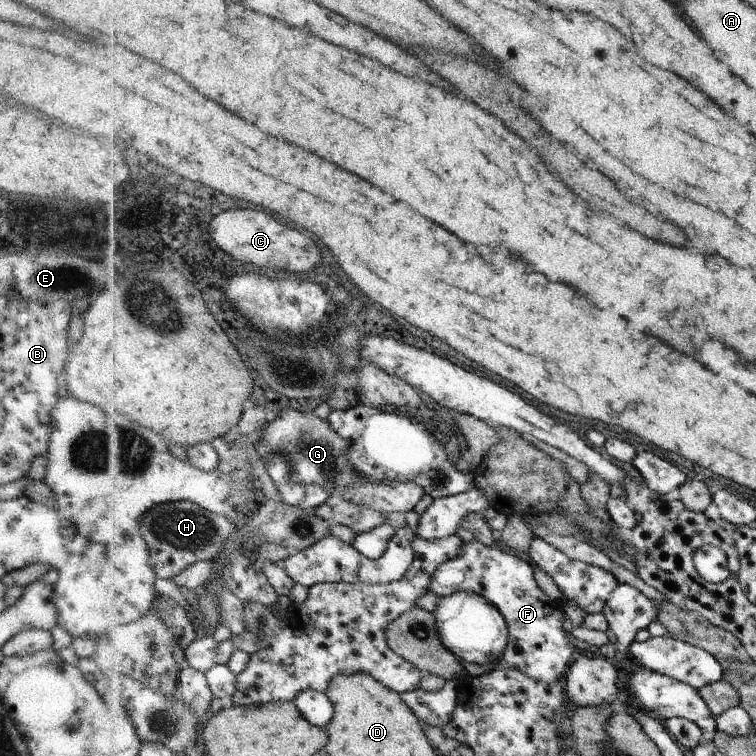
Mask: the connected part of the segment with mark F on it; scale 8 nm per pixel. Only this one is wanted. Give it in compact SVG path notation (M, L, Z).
M475 539L465 542L458 556L436 569L431 592L441 598L464 591L489 599L507 621L508 644L503 652L503 666L516 668L536 682L556 684L564 679L570 664L573 664L574 644L562 630L562 612L554 606L556 600L550 600L551 597L540 590L532 570L521 558Z

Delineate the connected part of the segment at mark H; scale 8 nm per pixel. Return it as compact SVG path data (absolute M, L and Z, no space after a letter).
M192 501L158 504L142 518L142 536L152 551L152 568L159 578L171 581L196 562L215 561L237 528L232 519Z

